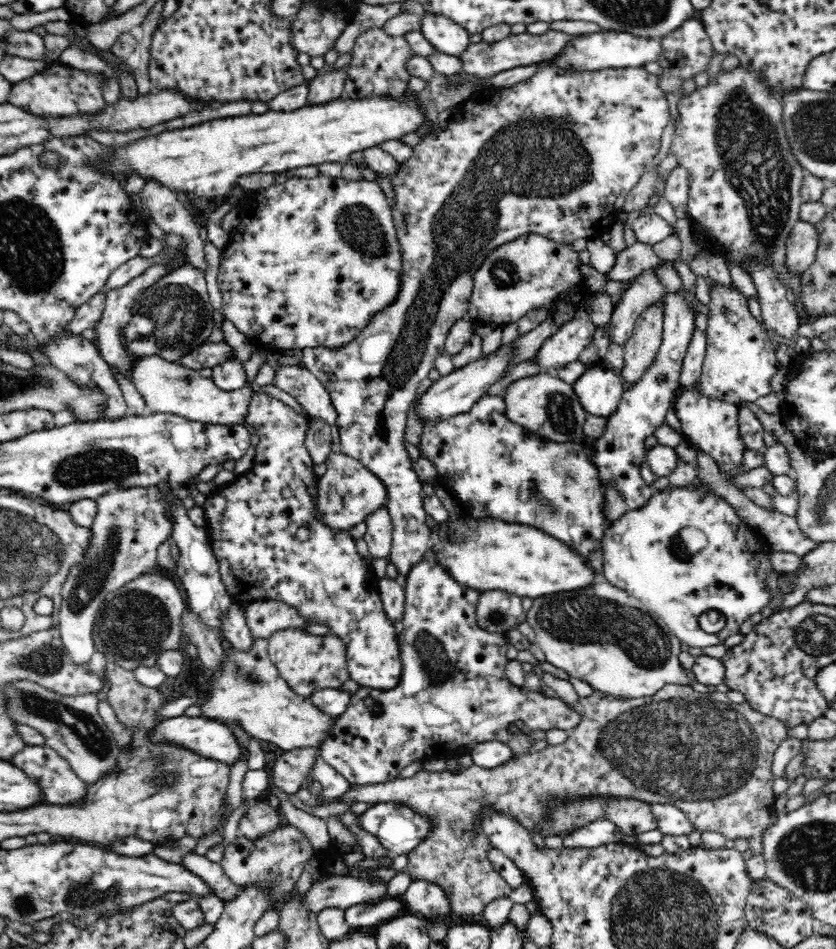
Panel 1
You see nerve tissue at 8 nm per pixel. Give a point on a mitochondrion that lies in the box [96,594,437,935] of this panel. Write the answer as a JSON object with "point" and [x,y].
{"point":[163,776]}

